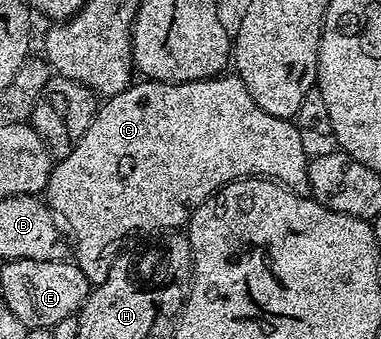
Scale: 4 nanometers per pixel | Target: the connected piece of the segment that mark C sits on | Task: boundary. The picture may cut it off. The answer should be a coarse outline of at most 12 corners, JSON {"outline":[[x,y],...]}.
{"outline":[[235,73],[99,104],[46,202],[89,284],[227,183],[308,195]]}

